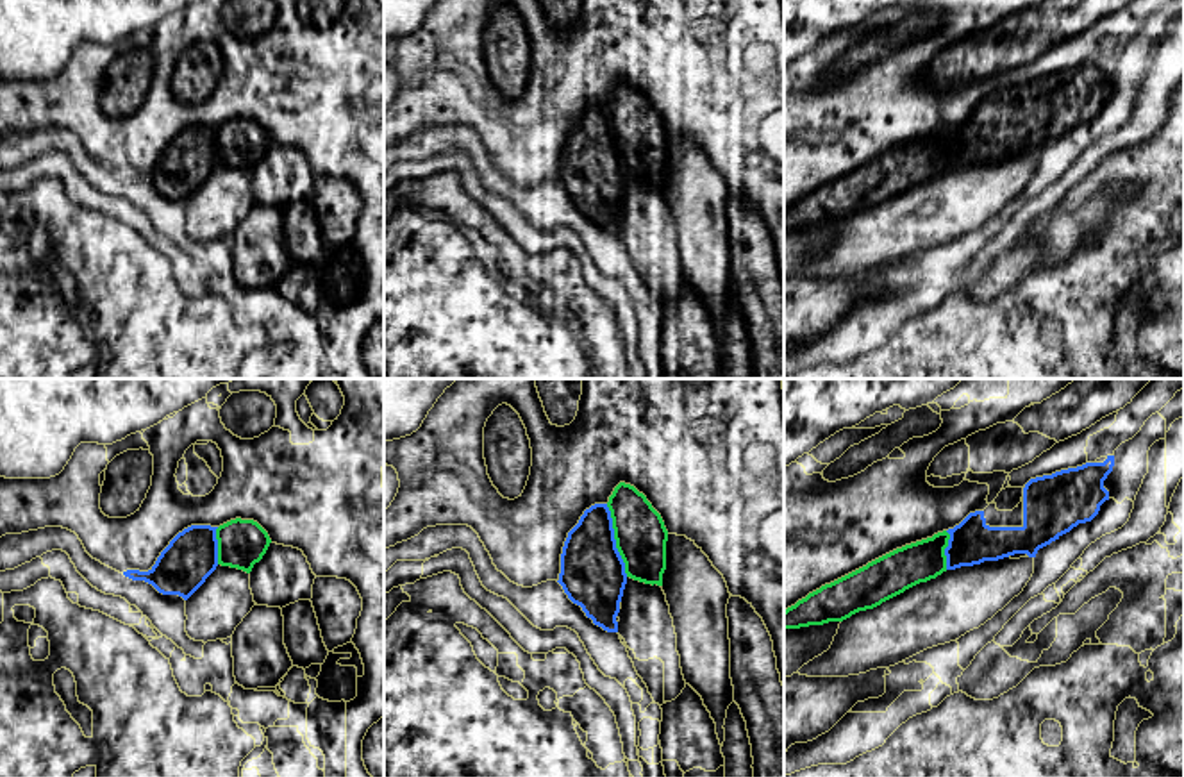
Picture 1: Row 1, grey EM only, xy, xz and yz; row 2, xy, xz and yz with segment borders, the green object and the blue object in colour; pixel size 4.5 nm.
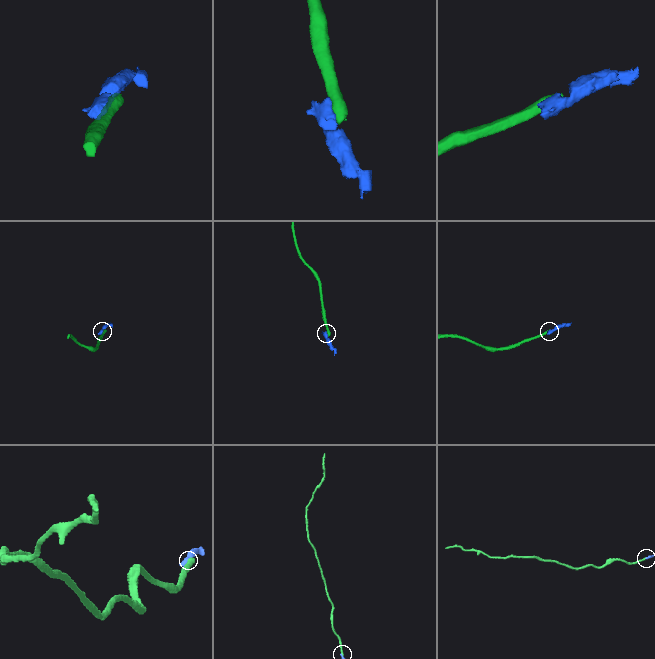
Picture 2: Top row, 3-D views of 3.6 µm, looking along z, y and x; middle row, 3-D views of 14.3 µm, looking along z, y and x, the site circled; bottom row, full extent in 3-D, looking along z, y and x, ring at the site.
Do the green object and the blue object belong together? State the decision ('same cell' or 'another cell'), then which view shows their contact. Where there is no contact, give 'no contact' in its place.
another cell; meets green in xz

